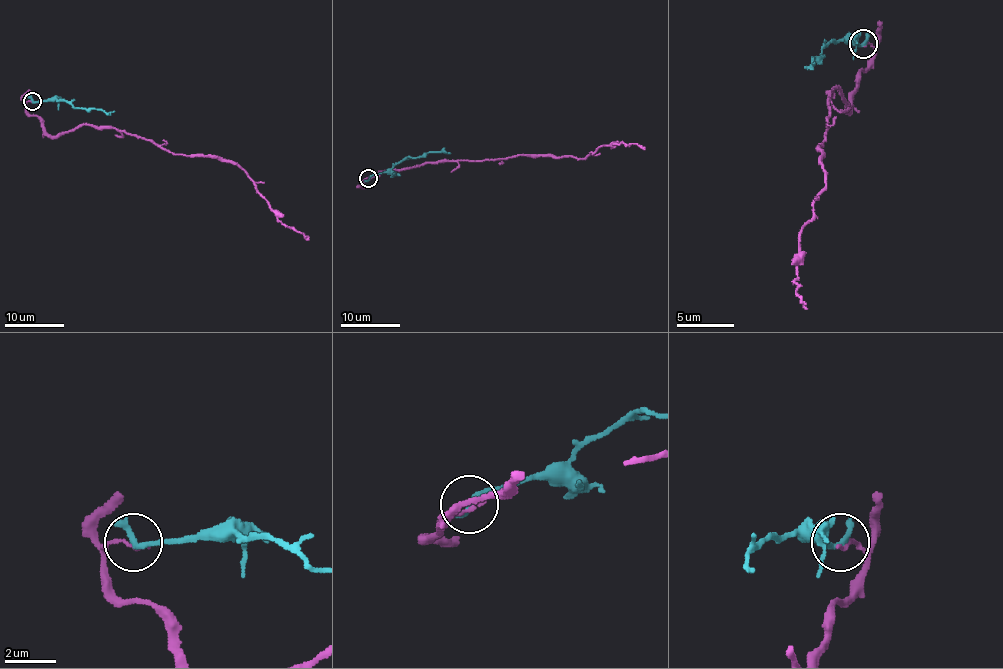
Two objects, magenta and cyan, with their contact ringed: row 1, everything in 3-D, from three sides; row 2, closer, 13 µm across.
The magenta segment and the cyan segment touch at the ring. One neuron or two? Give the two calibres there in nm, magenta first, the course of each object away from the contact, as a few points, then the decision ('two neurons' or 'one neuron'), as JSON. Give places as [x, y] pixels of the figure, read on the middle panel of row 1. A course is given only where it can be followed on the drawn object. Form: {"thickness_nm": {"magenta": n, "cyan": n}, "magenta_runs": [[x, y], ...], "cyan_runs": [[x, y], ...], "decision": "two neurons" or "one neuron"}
{"thickness_nm": {"magenta": 120, "cyan": 280}, "magenta_runs": [[368, 179], [362, 185], [377, 174], [426, 164], [519, 155], [584, 159], [600, 146], [619, 143], [645, 149]], "cyan_runs": [[368, 179], [388, 173], [408, 156], [425, 156], [429, 152], [450, 153]], "decision": "two neurons"}

